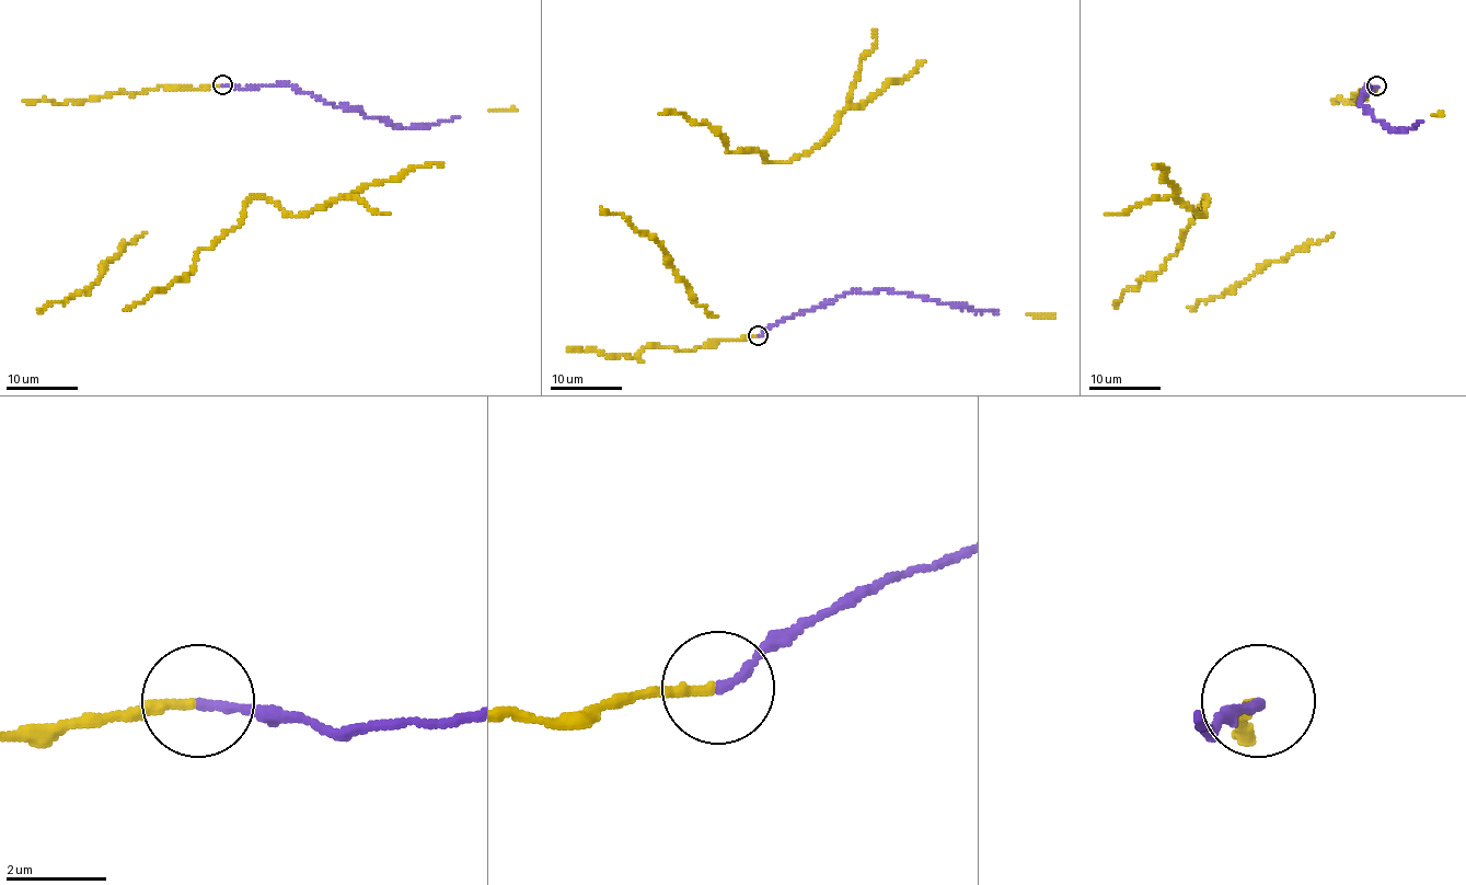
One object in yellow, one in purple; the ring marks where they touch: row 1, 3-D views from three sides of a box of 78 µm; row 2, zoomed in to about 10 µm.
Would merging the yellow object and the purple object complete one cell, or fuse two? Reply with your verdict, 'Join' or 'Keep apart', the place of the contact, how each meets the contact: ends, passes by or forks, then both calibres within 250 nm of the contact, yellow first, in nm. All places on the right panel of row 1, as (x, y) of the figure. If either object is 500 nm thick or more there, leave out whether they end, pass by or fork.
Join. Place: (1376, 85). At the ring yellow ends. At the ring purple ends. Thickness 190 nm (yellow) against 190 nm

